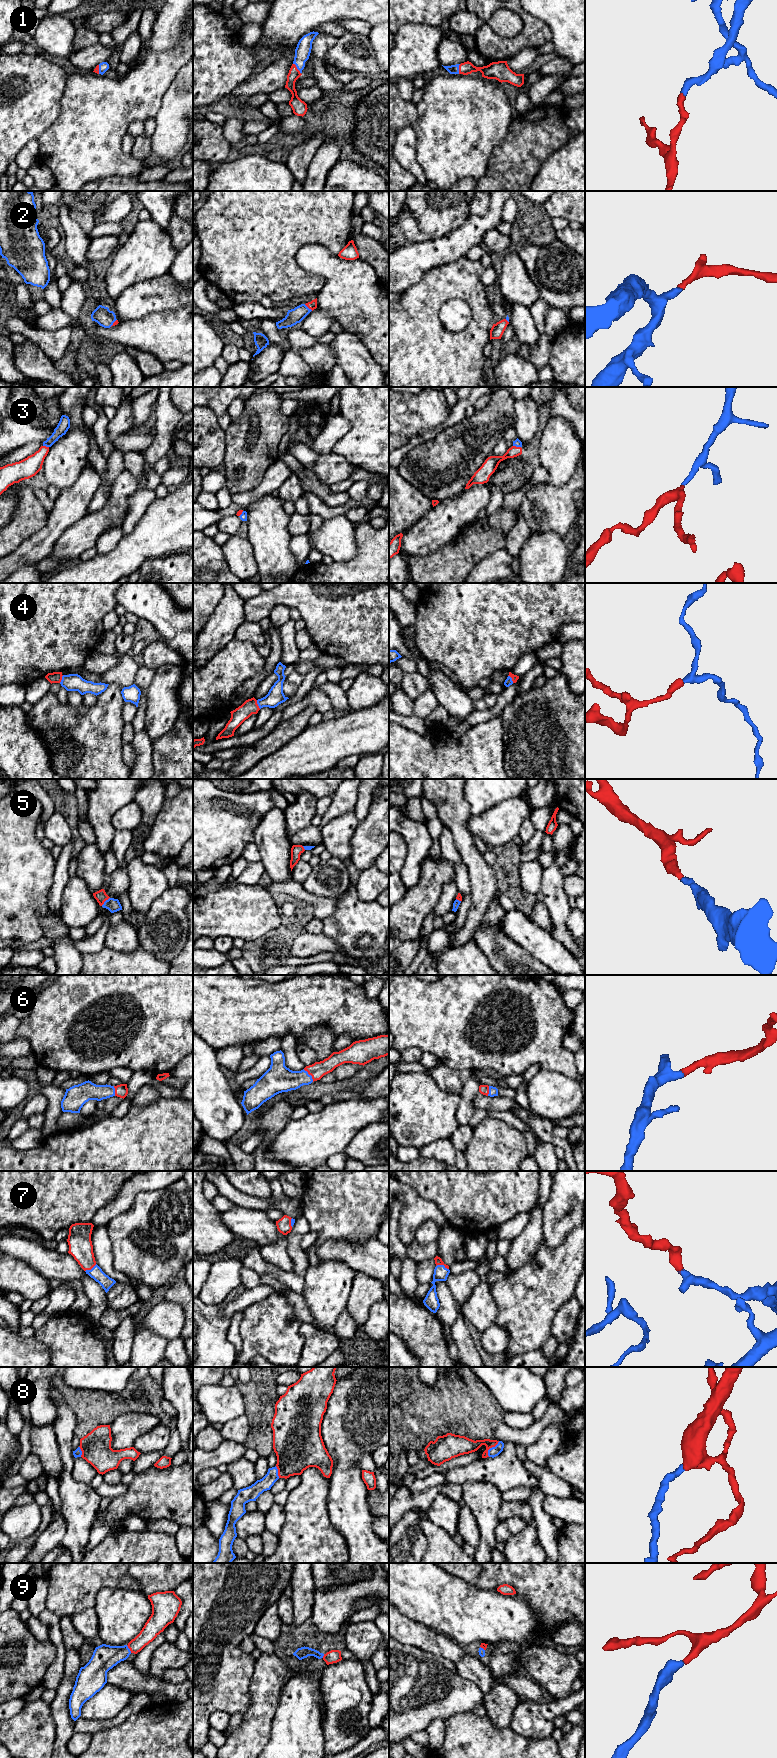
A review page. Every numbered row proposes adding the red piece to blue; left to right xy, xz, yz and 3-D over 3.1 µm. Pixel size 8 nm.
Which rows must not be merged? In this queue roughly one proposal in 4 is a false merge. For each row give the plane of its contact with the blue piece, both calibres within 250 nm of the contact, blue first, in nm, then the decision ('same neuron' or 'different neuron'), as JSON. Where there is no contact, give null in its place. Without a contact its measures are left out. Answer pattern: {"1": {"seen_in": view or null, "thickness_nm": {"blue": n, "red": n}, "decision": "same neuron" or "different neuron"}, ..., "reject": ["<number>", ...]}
{"1": {"seen_in": "xz", "thickness_nm": {"blue": 130, "red": 90}, "decision": "different neuron"}, "2": {"seen_in": "xz", "thickness_nm": {"blue": 120, "red": 70}, "decision": "same neuron"}, "3": {"seen_in": "xy", "thickness_nm": {"blue": 100, "red": 160}, "decision": "same neuron"}, "4": {"seen_in": "xz", "thickness_nm": {"blue": 140, "red": 120}, "decision": "same neuron"}, "5": {"seen_in": "xy", "thickness_nm": {"blue": 110, "red": 90}, "decision": "same neuron"}, "6": {"seen_in": "xz", "thickness_nm": {"blue": 220, "red": 130}, "decision": "same neuron"}, "7": {"seen_in": "yz", "thickness_nm": {"blue": 120, "red": 60}, "decision": "same neuron"}, "8": {"seen_in": "yz", "thickness_nm": {"blue": 80, "red": 160}, "decision": "same neuron"}, "9": {"seen_in": "xy", "thickness_nm": {"blue": 200, "red": 140}, "decision": "same neuron"}, "reject": ["1"]}

